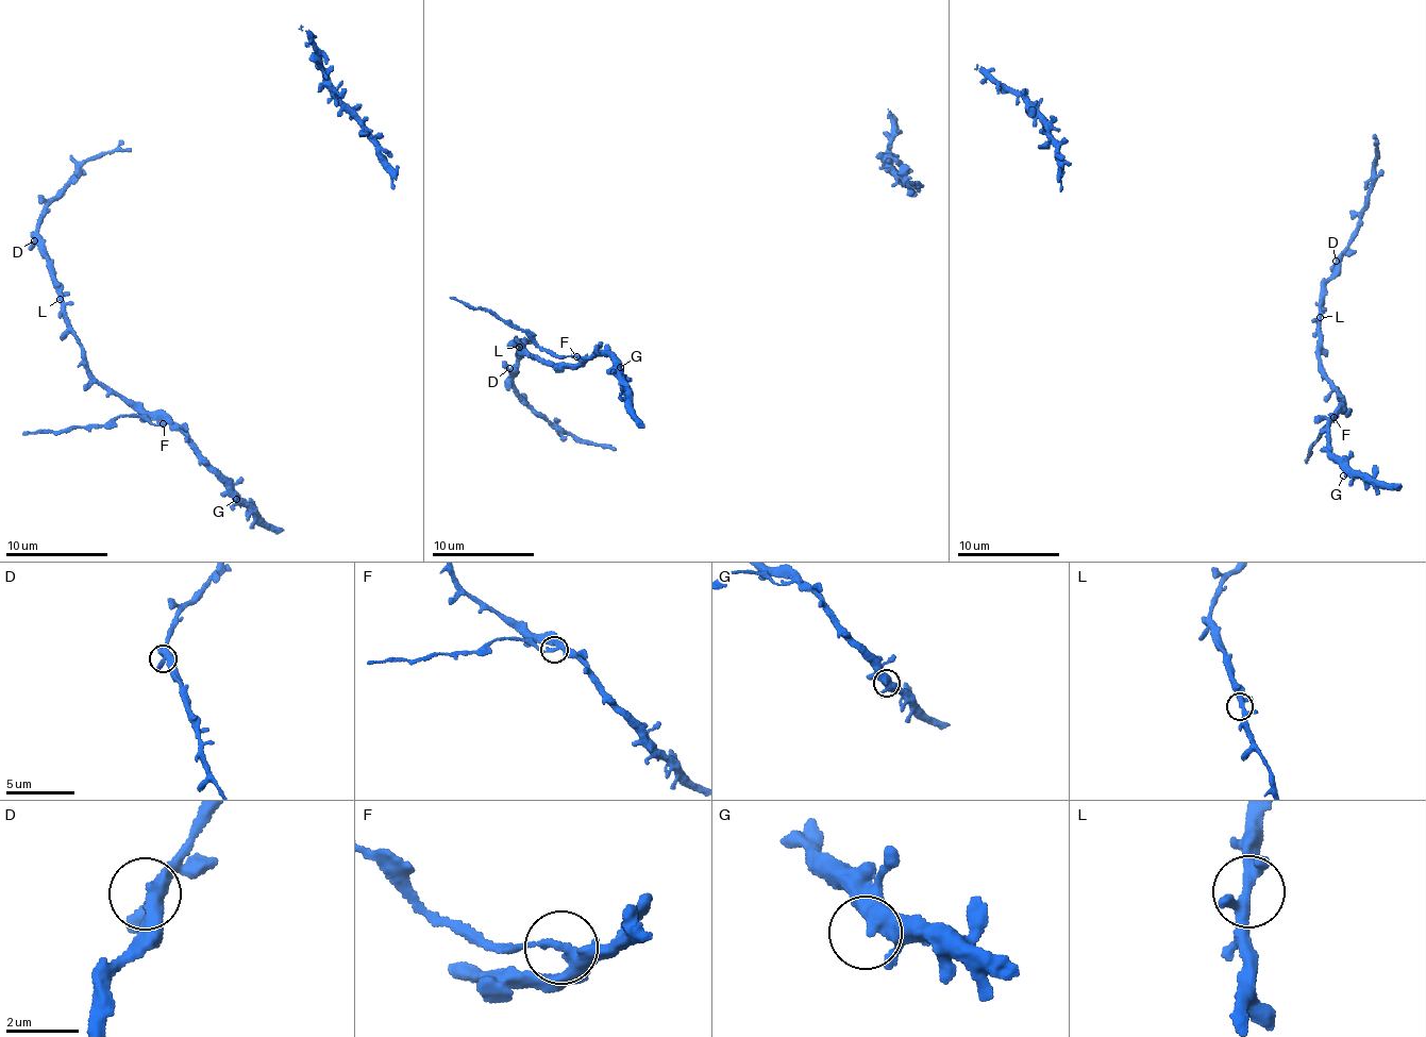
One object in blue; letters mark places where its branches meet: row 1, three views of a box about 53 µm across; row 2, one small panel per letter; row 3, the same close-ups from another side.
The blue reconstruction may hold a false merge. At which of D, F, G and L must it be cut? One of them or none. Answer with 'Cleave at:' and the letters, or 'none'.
Cleave at: F

